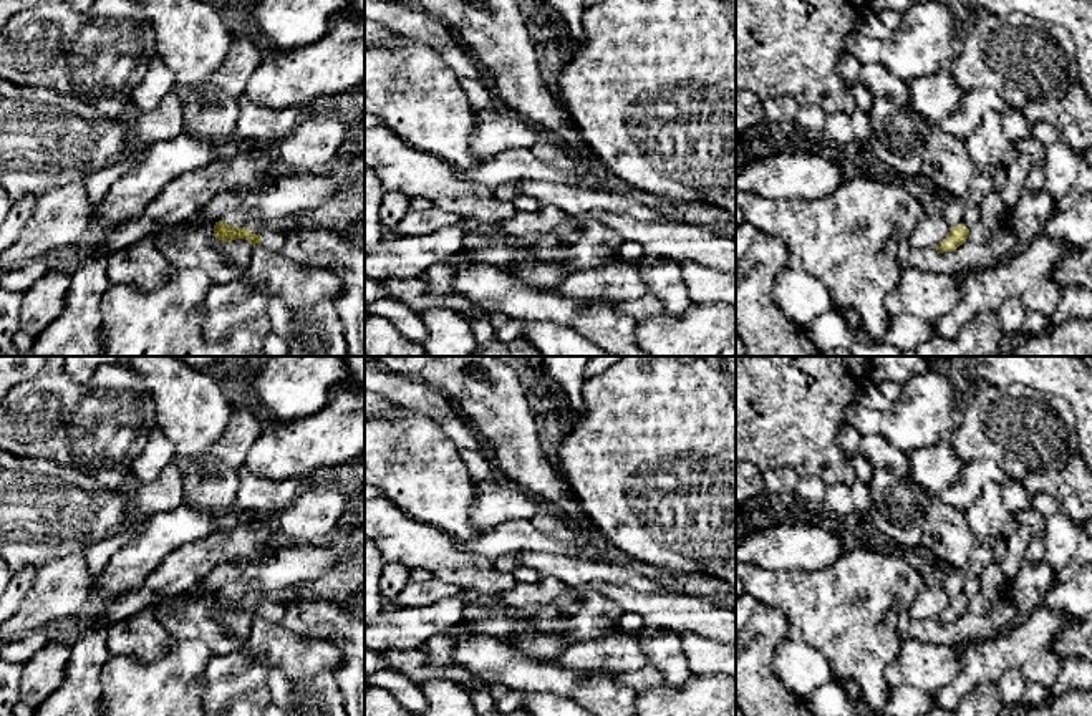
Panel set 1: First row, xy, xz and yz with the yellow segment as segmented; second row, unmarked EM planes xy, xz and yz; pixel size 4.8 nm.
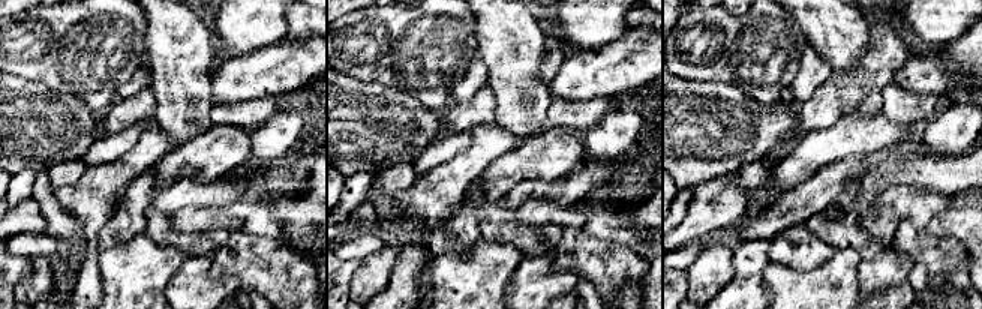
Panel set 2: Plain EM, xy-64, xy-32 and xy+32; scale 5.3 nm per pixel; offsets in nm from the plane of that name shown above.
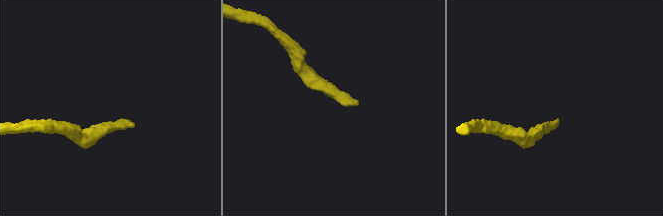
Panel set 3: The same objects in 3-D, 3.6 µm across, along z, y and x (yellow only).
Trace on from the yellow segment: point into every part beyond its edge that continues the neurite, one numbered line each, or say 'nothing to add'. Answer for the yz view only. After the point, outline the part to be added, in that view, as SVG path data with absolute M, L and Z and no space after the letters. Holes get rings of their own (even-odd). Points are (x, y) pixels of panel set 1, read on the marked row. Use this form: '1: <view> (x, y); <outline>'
1: yz (973, 214); M979 204L978 206L971 206L968 207L968 210L963 215L963 224L971 229L973 225L978 224L978 220L981 219L981 209Z

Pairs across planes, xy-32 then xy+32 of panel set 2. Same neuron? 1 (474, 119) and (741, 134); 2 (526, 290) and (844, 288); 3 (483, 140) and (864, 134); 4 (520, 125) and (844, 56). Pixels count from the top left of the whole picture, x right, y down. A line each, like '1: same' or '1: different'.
1: different
2: different
3: same
4: same

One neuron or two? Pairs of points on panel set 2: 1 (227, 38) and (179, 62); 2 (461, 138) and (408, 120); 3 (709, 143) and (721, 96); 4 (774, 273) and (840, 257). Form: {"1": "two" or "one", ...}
{"1": "two", "2": "two", "3": "one", "4": "one"}

